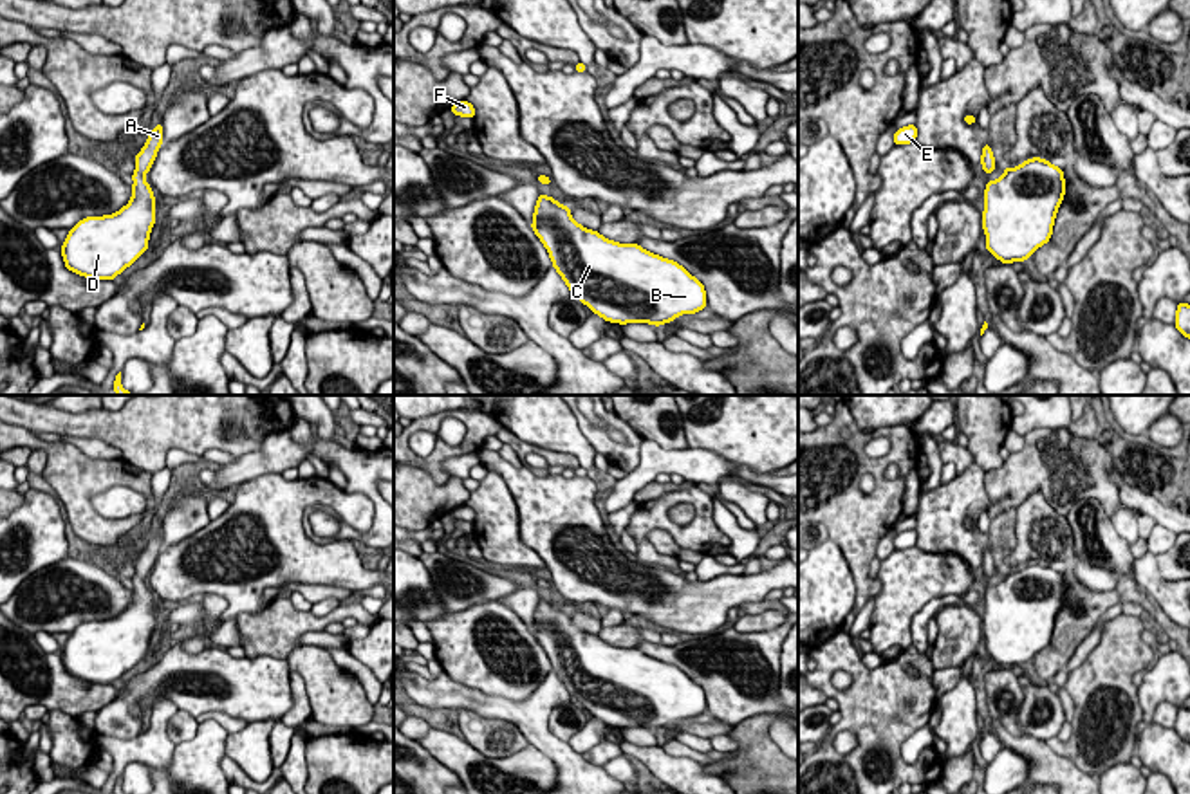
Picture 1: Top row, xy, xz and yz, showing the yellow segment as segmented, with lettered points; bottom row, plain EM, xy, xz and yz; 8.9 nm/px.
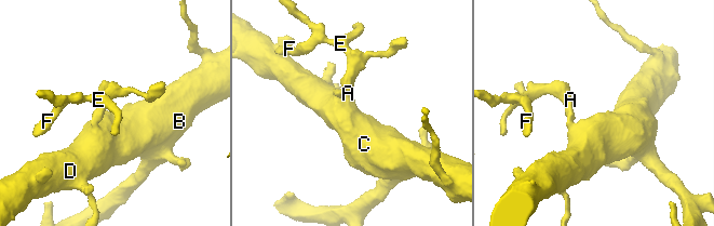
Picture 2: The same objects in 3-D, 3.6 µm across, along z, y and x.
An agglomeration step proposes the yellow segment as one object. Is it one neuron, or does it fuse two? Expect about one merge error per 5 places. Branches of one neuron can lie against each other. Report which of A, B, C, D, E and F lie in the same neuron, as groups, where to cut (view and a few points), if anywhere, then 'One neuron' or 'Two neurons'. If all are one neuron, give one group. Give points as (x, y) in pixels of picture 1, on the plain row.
Groups: A B C D E F. No split. One neuron

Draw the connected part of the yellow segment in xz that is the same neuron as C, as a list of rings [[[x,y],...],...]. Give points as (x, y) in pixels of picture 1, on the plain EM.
[[[540,597],[531,633],[571,698],[605,725],[659,731],[706,713],[704,689],[677,666],[585,633],[553,601]]]

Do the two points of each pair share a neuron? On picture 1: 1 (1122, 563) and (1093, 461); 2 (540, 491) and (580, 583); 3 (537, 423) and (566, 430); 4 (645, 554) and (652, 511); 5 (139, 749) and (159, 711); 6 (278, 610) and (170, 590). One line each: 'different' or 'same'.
1: different
2: same
3: same
4: different
5: same
6: different

